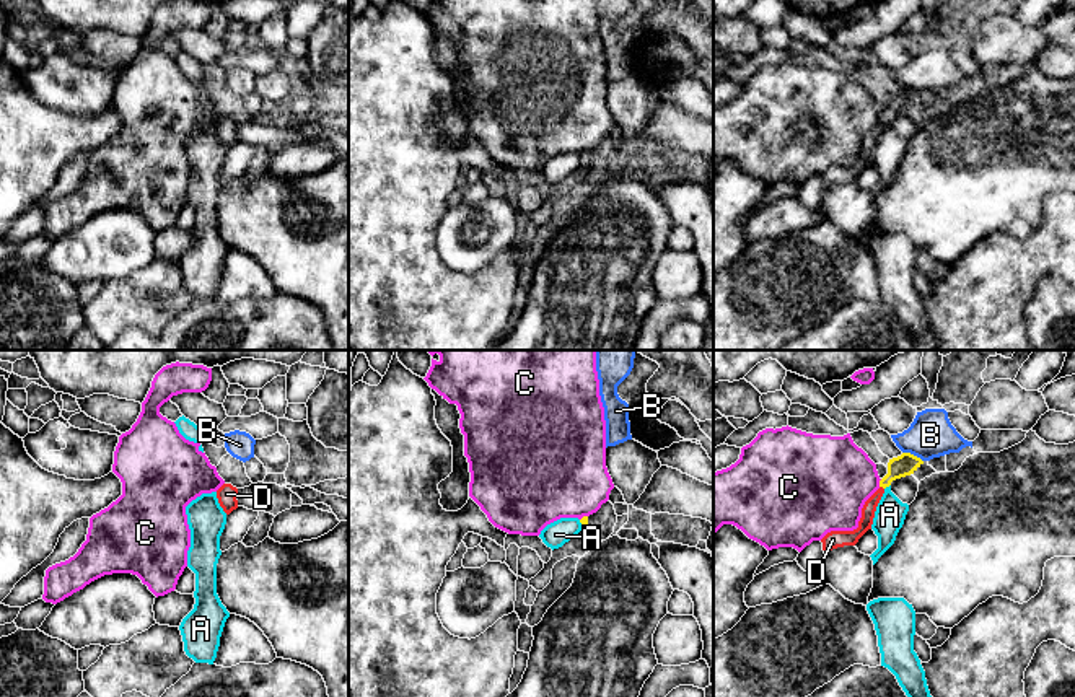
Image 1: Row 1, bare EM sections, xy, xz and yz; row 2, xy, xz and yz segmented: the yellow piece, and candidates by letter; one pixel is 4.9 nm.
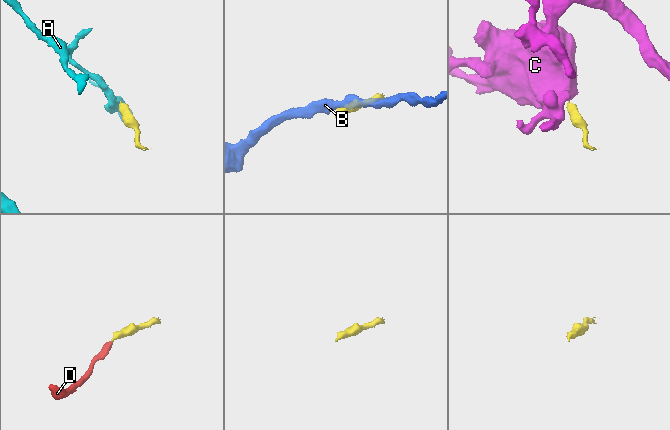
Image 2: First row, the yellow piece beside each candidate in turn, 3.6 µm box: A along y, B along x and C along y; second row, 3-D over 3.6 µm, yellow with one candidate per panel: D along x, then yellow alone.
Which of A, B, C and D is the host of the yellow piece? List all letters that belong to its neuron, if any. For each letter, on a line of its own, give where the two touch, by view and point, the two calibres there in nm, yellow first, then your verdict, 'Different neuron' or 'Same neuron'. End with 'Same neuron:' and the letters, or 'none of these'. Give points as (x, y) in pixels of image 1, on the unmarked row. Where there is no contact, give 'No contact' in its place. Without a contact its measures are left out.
A: Touches yellow at yz (886, 121). Thickness 110 nm (yellow) against 150 nm. Different neuron
B: Touches yellow at yz (912, 90). Thickness 110 nm (yellow) against 220 nm. Different neuron
C: Touches yellow at yz (880, 118). Thickness 110 nm (yellow) against 420 nm. Different neuron
D: Touches yellow at yz (881, 121). Thickness 110 nm (yellow) against 70 nm. Same neuron
Same neuron: D

